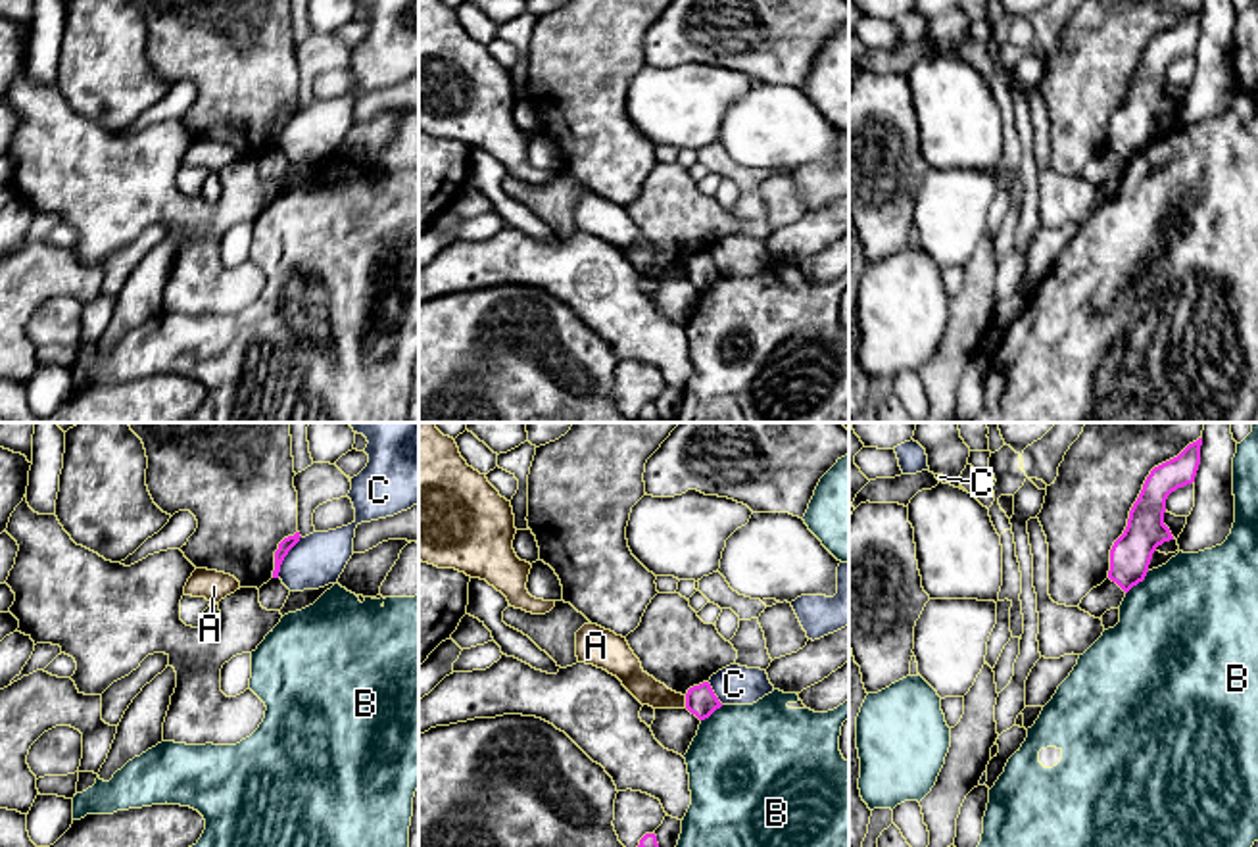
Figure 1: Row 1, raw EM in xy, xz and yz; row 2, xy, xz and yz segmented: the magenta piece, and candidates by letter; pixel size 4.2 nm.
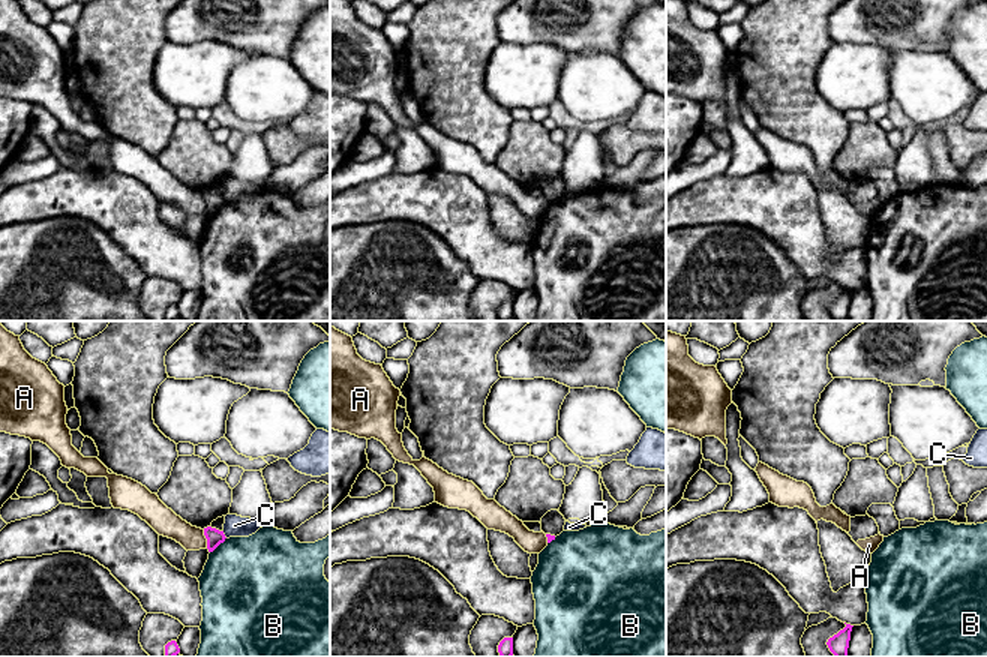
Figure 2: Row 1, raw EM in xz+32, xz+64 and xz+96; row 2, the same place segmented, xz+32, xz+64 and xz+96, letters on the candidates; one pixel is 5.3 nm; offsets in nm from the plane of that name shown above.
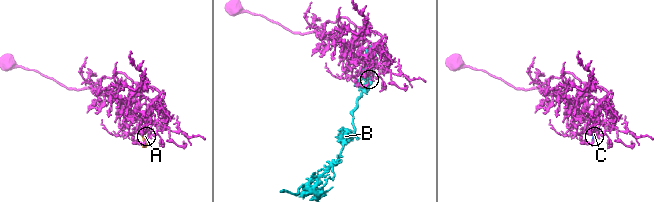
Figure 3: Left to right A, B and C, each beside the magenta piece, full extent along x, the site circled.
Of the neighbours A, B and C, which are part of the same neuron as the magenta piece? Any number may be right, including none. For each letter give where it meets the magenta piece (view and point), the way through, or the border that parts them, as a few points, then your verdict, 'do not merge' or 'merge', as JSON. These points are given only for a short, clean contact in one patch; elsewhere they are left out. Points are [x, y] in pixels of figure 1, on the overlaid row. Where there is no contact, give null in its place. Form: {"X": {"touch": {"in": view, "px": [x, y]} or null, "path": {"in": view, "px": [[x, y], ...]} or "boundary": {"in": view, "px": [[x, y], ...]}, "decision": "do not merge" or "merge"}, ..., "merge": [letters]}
{"A": {"touch": {"in": "xz", "px": [686, 701]}, "boundary": {"in": "xz", "px": [[684, 696], [686, 707]]}, "decision": "do not merge"}, "B": {"touch": {"in": "yz", "px": [1137, 582]}, "decision": "do not merge"}, "C": {"touch": {"in": "xy", "px": [285, 556]}, "boundary": {"in": "xy", "px": [[300, 536], [277, 577]]}, "decision": "do not merge"}, "merge": []}

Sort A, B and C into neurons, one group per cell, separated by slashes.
A / B / C

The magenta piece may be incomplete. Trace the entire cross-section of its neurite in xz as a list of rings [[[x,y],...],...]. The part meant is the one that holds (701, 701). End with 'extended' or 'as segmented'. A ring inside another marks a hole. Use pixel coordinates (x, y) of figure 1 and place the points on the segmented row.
[[[709,682],[689,688],[686,693],[686,709],[699,720],[709,718],[720,707],[722,703],[714,695]]]; as segmented

